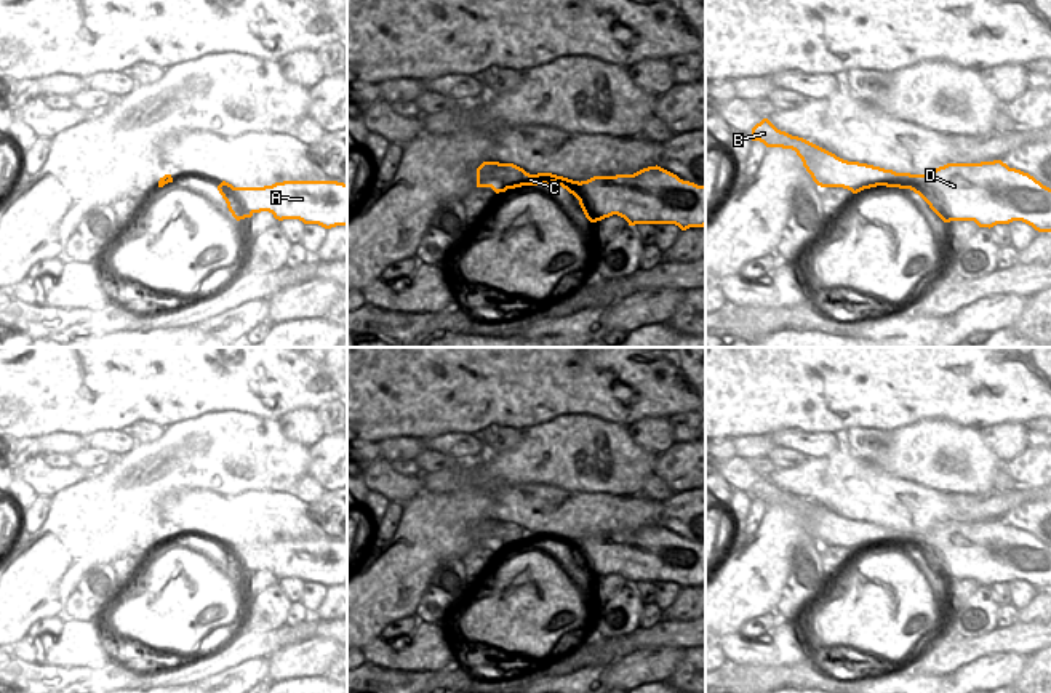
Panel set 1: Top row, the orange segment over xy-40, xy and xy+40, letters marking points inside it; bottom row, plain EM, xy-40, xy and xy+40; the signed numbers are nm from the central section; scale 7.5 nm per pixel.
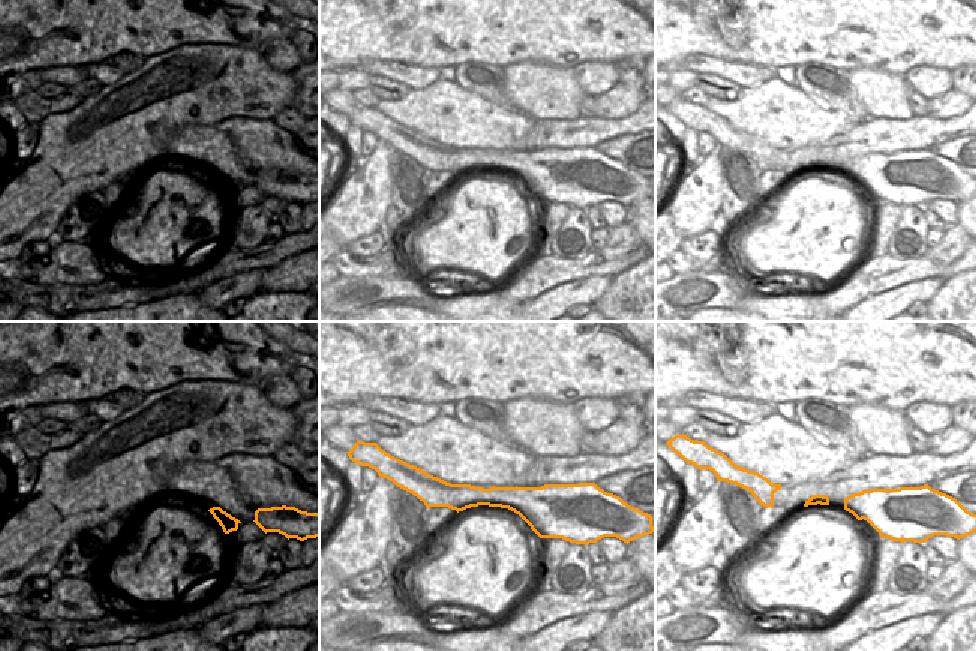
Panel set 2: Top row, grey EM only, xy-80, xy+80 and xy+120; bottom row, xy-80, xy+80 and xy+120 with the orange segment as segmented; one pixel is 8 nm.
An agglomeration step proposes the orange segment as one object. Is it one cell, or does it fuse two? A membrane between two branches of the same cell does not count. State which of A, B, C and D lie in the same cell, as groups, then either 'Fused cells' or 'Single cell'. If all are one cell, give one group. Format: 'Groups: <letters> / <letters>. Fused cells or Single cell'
Groups: A B C D. Single cell

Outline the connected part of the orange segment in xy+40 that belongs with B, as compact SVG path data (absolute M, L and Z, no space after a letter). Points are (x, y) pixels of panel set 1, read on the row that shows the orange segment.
M768 118L752 128L752 141L795 150L821 187L843 187L853 194L877 186L910 189L944 222L974 221L979 227L990 229L1022 221L1038 232L1051 232L1051 189L1001 160L947 163L926 174L896 173L843 160L803 138L777 130Z

